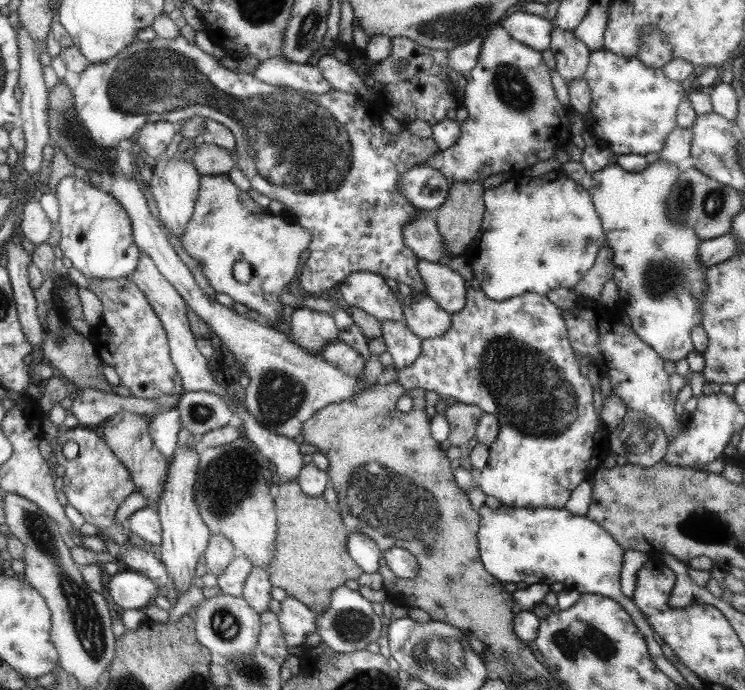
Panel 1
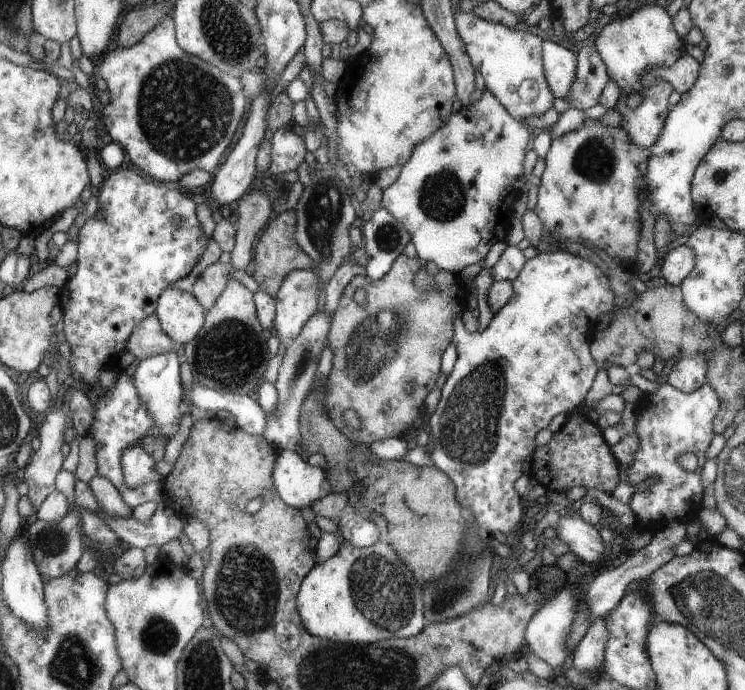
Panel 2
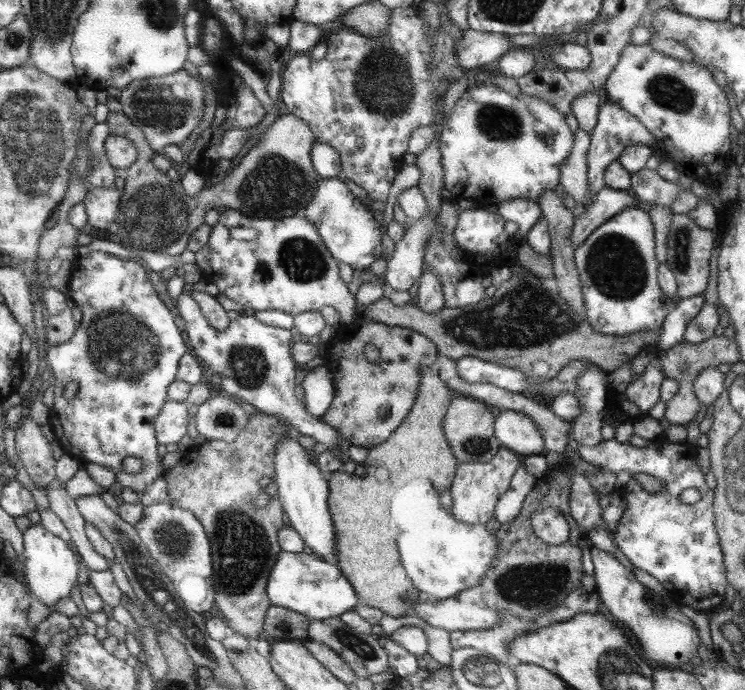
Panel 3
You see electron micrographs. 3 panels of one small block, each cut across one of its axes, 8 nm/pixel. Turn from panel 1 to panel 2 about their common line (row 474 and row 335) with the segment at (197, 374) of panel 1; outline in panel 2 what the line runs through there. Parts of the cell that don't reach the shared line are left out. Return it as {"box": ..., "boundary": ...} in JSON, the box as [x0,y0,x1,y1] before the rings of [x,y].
{"box":[274,268,320,342],"boundary":[[[310,268],[296,269],[290,271],[281,282],[280,290],[276,293],[277,312],[274,319],[274,334],[278,338],[288,342],[290,338],[296,338],[306,321],[320,308],[318,276],[316,272]]]}

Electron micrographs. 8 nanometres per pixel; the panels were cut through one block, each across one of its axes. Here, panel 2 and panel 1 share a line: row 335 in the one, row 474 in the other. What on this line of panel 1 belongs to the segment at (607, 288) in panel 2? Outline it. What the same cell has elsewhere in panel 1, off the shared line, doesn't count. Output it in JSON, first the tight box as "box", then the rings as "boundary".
{"box":[397,287,611,508],"boundary":[[[468,287],[466,305],[460,312],[452,315],[451,328],[439,338],[424,339],[421,344],[420,356],[414,361],[414,364],[398,370],[397,382],[402,384],[406,390],[414,388],[424,389],[425,391],[432,390],[441,397],[450,396],[457,402],[480,407],[485,413],[494,415],[499,420],[499,434],[489,446],[489,459],[486,466],[482,470],[476,470],[476,468],[466,470],[460,466],[454,472],[458,487],[462,488],[462,491],[467,493],[472,485],[478,485],[484,495],[499,498],[503,505],[515,506],[516,508],[564,508],[572,491],[581,486],[586,478],[597,474],[596,470],[598,470],[598,466],[604,458],[604,444],[606,444],[606,452],[611,450],[611,448],[608,448],[608,429],[606,425],[600,424],[600,418],[596,416],[592,384],[590,384],[588,378],[584,378],[583,372],[578,370],[580,366],[576,362],[573,345],[568,340],[569,330],[566,330],[567,325],[564,322],[562,312],[546,295],[526,292],[520,296],[514,296],[512,299],[497,301],[486,296],[482,289],[476,290],[473,287]]]}

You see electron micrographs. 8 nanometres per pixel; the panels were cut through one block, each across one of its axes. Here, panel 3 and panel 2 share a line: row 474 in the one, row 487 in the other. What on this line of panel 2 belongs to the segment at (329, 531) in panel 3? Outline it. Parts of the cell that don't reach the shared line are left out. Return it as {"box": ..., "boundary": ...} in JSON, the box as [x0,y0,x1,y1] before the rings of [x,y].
{"box":[273,449,329,510],"boundary":[[[286,449],[277,455],[273,479],[282,500],[301,510],[325,495],[329,475],[324,468],[304,460],[298,452]]]}

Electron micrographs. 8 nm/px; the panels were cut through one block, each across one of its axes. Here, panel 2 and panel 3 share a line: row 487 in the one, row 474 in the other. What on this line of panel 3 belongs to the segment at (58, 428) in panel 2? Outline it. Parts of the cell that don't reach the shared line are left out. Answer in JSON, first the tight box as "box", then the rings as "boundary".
{"box":[14,414,57,489],"boundary":[[[29,414],[14,430],[17,454],[36,487],[46,489],[55,478],[57,461],[52,455],[50,442],[41,430],[41,425]]]}

